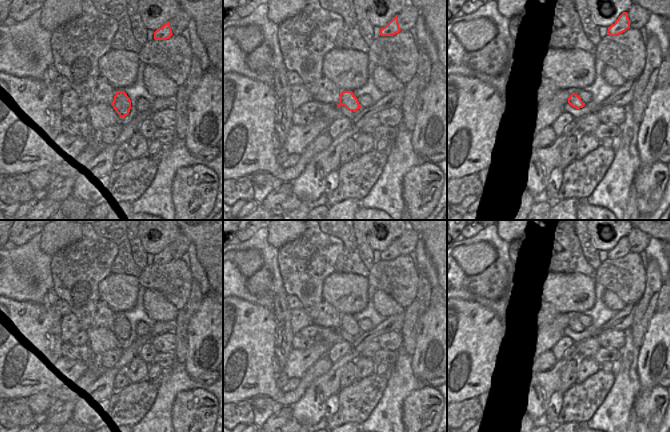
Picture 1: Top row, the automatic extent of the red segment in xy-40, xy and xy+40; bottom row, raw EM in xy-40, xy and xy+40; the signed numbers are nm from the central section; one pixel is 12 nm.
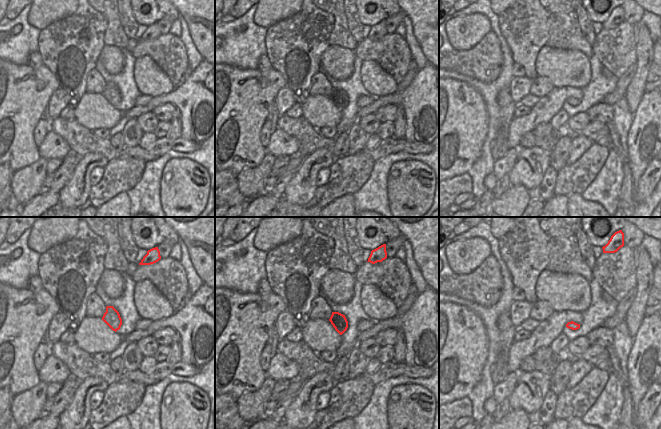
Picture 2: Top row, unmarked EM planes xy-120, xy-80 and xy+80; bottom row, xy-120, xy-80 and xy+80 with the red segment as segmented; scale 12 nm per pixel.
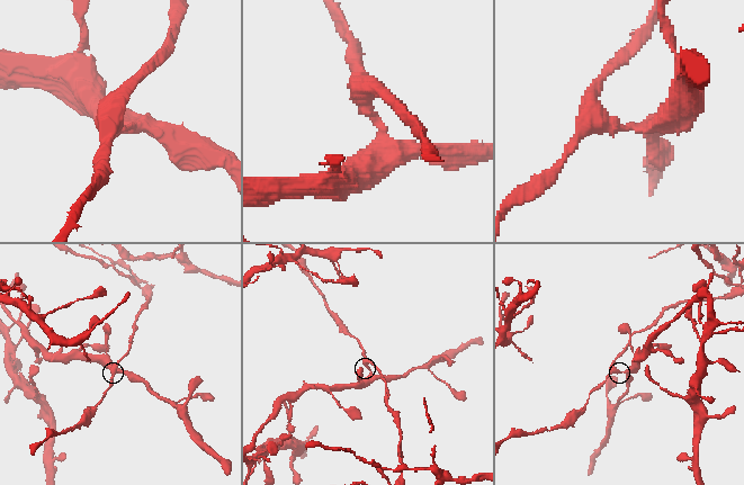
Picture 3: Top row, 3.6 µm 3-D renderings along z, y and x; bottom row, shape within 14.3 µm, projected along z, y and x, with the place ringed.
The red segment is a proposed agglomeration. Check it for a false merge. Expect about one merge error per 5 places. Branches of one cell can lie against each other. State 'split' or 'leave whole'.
split

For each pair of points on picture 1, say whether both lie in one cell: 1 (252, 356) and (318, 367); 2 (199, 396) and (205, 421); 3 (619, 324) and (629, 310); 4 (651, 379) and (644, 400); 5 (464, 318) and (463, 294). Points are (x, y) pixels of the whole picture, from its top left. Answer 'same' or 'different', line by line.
1: same
2: same
3: same
4: different
5: different

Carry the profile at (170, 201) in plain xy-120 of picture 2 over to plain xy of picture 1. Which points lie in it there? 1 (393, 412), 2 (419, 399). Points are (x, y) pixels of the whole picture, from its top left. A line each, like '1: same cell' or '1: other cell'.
1: other cell
2: same cell

